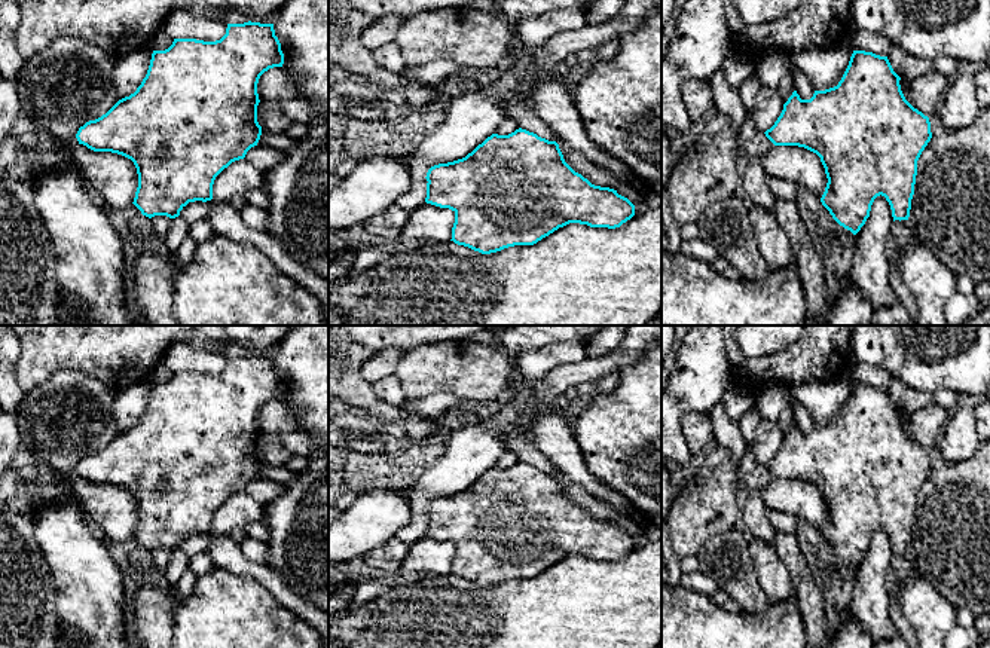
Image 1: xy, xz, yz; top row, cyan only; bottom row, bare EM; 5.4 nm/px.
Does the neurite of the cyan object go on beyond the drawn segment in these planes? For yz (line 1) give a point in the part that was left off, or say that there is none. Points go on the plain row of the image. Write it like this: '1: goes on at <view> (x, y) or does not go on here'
1: does not go on here

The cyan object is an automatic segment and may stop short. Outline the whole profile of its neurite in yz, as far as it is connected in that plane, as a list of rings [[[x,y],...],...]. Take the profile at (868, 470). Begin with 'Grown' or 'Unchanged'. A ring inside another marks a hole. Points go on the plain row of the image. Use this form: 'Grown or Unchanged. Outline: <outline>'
Unchanged. Outline: [[[853,383],[837,419],[815,424],[810,432],[801,432],[794,424],[774,458],[764,465],[774,479],[804,480],[821,490],[828,511],[821,535],[853,568],[865,557],[880,528],[889,535],[893,554],[910,550],[917,493],[932,465],[929,450],[905,432],[899,413],[887,389]]]

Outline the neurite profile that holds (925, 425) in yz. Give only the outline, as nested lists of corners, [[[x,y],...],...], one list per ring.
[[[931,403],[916,412],[901,410],[899,413],[905,432],[928,450],[936,446],[948,416],[950,412],[936,403]]]

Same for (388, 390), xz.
[[[386,376],[372,385],[373,394],[392,406],[401,407],[406,400],[404,391],[401,388],[397,376]]]

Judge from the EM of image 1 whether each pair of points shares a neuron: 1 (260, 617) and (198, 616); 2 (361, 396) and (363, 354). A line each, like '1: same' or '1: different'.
1: same
2: same

